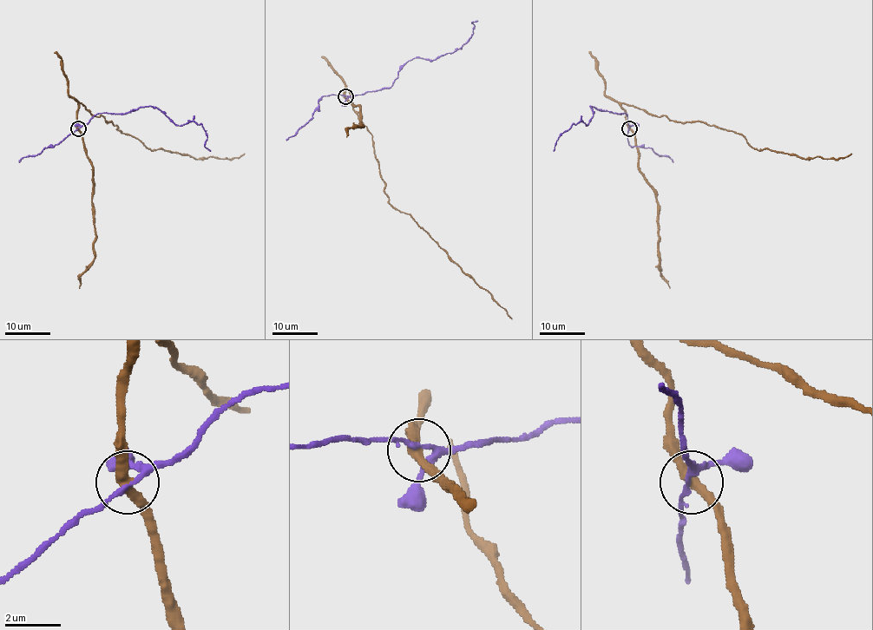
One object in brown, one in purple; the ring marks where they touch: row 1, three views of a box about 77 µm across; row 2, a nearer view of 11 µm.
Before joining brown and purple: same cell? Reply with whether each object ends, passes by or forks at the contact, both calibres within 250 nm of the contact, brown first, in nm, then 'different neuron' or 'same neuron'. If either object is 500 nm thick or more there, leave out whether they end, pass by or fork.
brown passes by; purple forks; calibres 360 and 180 nm; different neuron

